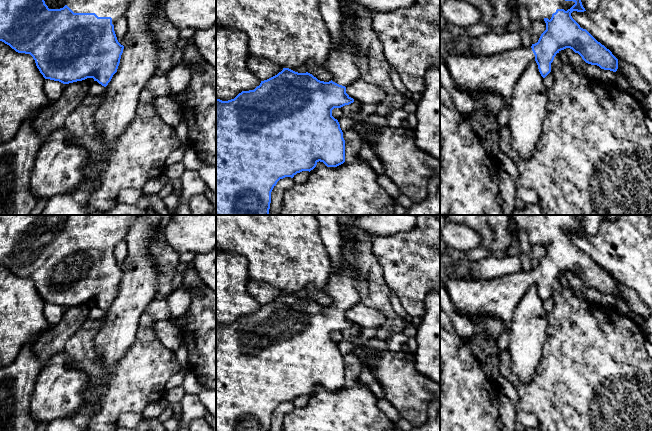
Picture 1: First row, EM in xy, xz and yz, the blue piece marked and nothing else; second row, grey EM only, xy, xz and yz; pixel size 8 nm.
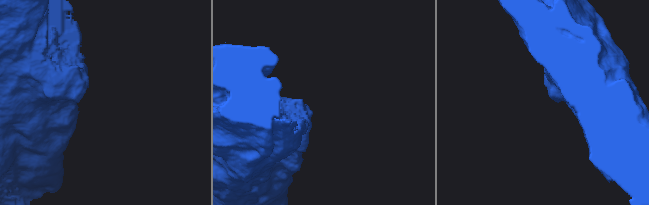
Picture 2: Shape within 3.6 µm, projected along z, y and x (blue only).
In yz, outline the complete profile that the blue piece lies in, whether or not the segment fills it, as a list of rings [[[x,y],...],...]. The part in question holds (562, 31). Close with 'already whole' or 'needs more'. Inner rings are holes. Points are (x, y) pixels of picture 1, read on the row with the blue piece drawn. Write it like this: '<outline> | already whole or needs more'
[[[516,0],[516,2],[527,8],[531,22],[544,20],[546,30],[541,34],[538,42],[529,48],[514,48],[493,55],[448,55],[444,58],[445,64],[455,85],[460,90],[466,93],[492,92],[510,102],[522,73],[534,60],[541,76],[545,78],[551,72],[551,63],[556,54],[566,48],[578,53],[588,64],[597,65],[604,70],[617,71],[618,59],[572,18],[573,11],[586,11],[581,0]]] | needs more

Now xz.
[[[344,31],[343,35],[344,41],[342,44],[339,47],[332,47],[326,62],[323,64],[323,67],[332,74],[331,81],[320,81],[308,72],[298,73],[289,68],[283,68],[277,75],[261,81],[260,85],[254,90],[242,91],[234,99],[228,101],[216,99],[216,215],[269,215],[271,192],[280,179],[293,178],[302,171],[310,172],[319,161],[327,167],[337,167],[345,162],[345,140],[338,120],[332,116],[332,110],[354,102],[354,99],[346,93],[346,86],[359,79],[360,73],[354,59],[350,39]]] | needs more

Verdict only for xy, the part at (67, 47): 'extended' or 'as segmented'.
extended

